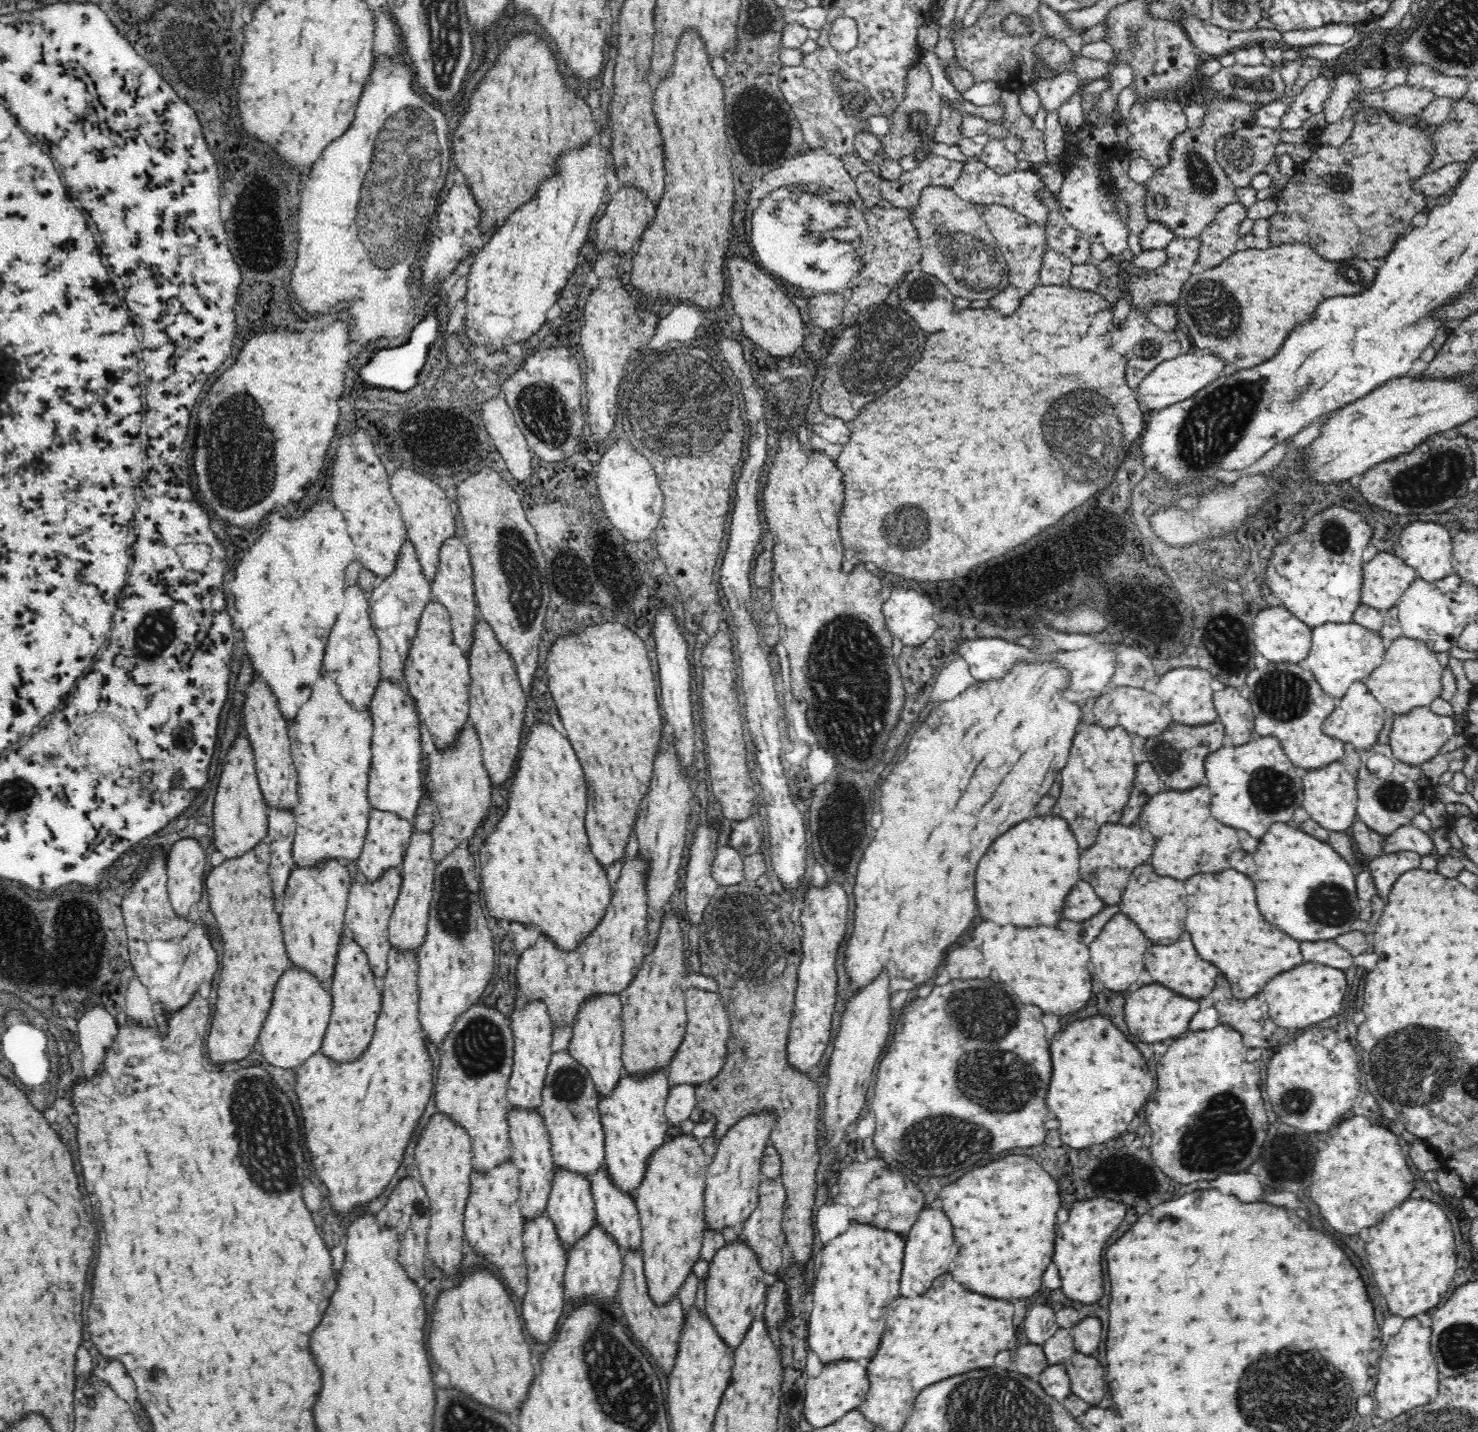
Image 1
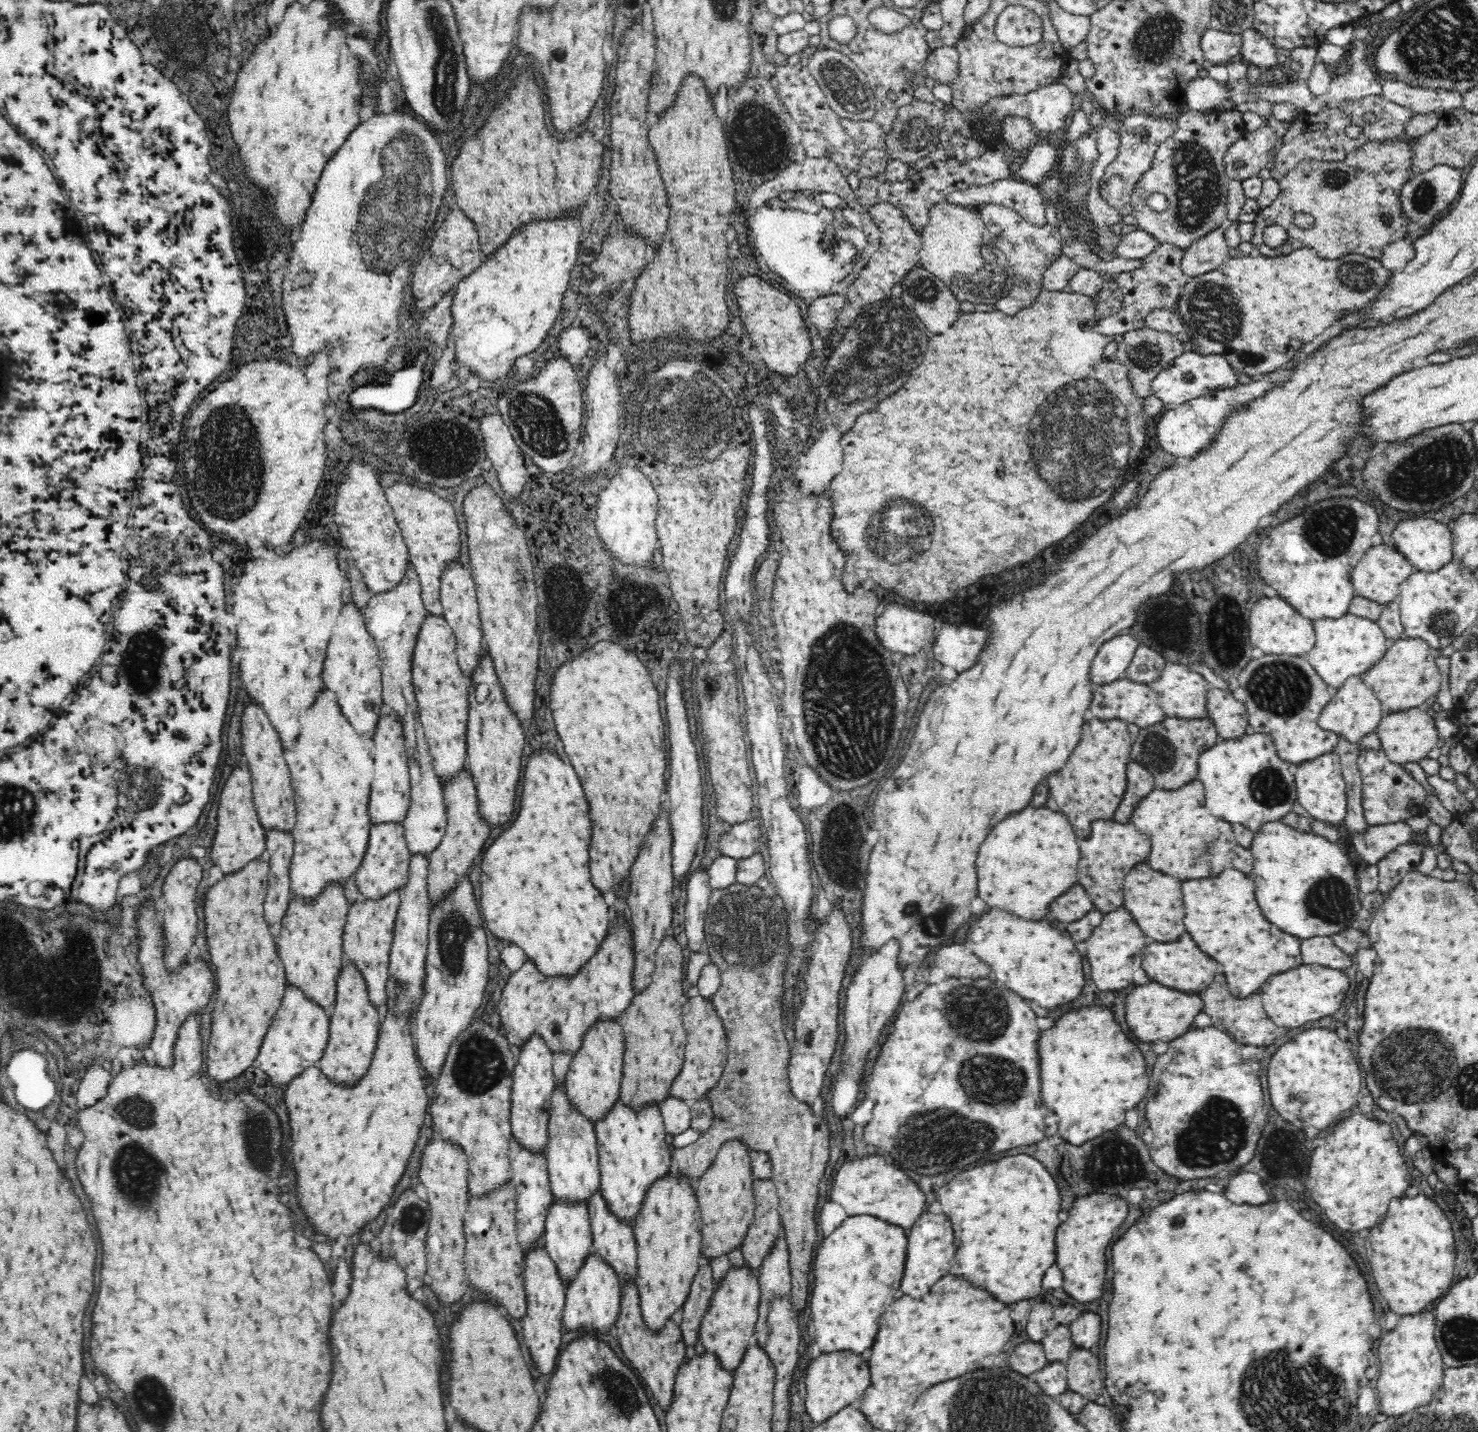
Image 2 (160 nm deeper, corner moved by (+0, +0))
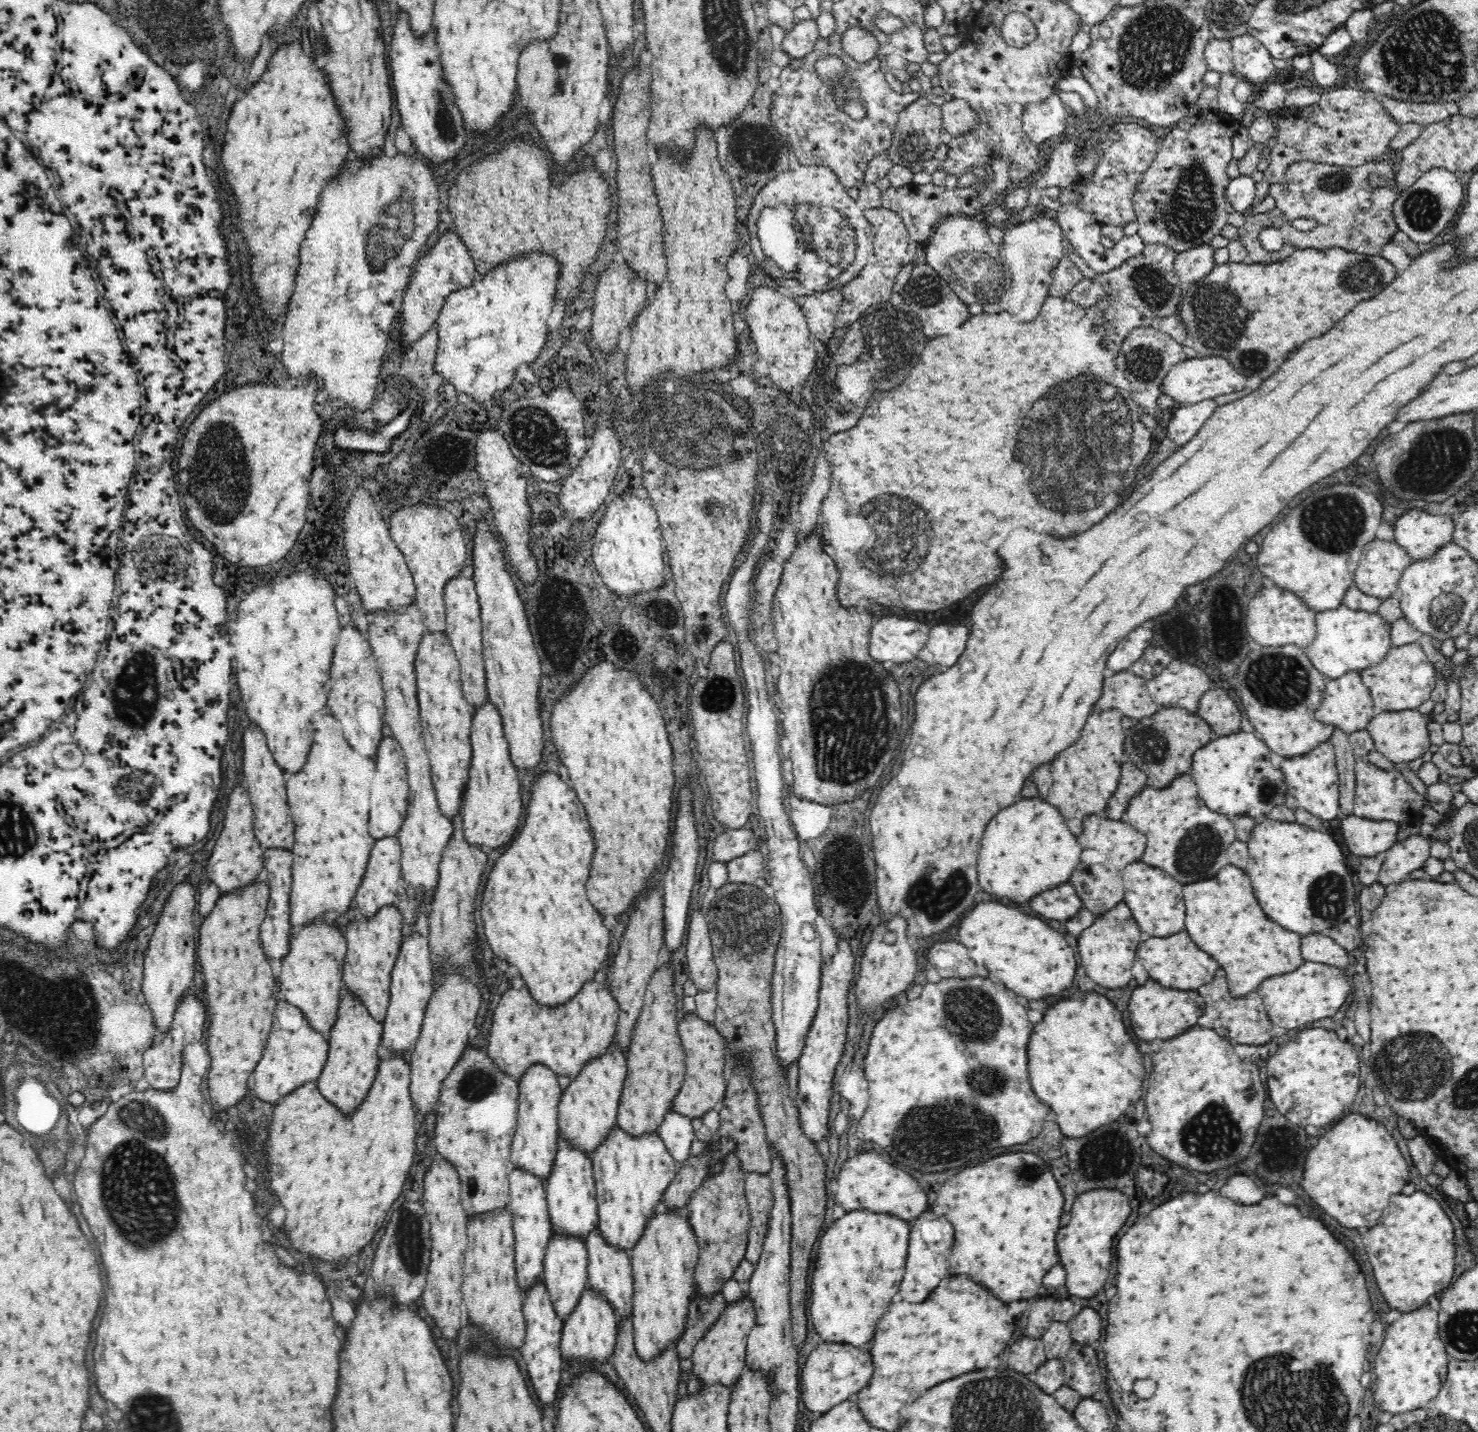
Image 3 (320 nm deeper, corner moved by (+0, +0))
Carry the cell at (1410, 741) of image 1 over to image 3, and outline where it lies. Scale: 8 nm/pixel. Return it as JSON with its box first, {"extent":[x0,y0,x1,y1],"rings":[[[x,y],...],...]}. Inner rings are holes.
{"extent":[1366,708,1432,764],"rings":[[[1416,708],[1375,714],[1366,730],[1374,742],[1374,749],[1393,764],[1408,763],[1421,758],[1425,752],[1430,750],[1430,746],[1432,746],[1429,733],[1430,729],[1428,729],[1428,716],[1424,716]]]}

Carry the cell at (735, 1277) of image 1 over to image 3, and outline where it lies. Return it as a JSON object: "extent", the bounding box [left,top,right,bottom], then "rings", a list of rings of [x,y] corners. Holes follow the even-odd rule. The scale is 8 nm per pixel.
{"extent":[690,1290,756,1386],"rings":[[[744,1290],[742,1298],[725,1304],[720,1316],[717,1316],[717,1319],[700,1337],[690,1357],[692,1360],[691,1374],[697,1376],[701,1383],[718,1381],[728,1386],[733,1385],[746,1365],[748,1335],[755,1326],[756,1307],[751,1296]]]}

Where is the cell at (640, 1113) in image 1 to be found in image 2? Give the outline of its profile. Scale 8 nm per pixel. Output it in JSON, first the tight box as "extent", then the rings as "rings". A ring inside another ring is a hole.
{"extent":[595,1099,674,1222],"rings":[[[619,1099],[595,1122],[595,1129],[602,1195],[620,1219],[633,1222],[646,1189],[653,1180],[674,1167],[670,1137],[662,1118],[661,1105],[653,1101],[636,1108]]]}

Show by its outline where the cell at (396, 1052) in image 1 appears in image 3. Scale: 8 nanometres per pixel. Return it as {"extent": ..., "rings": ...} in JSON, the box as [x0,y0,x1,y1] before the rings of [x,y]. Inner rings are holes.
{"extent":[266,1051,421,1258],"rings":[[[388,1051],[378,1061],[366,1098],[352,1114],[344,1114],[336,1104],[326,1100],[314,1080],[307,1080],[276,1104],[270,1140],[266,1144],[270,1154],[270,1180],[272,1190],[288,1210],[284,1228],[298,1250],[312,1252],[320,1258],[348,1258],[372,1241],[386,1220],[388,1210],[402,1192],[416,1154],[421,1121],[412,1097],[411,1072],[404,1052]]]}

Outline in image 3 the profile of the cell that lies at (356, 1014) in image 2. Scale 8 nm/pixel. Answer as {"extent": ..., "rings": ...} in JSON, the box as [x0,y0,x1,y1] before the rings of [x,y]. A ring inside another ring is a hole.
{"extent":[318,988,383,1112],"rings":[[[343,988],[339,996],[336,1021],[332,1025],[329,1037],[329,1051],[324,1070],[318,1078],[318,1088],[324,1096],[336,1102],[338,1108],[350,1112],[366,1096],[378,1064],[378,1044],[383,1038],[383,1024],[368,1012],[362,999],[354,991]]]}

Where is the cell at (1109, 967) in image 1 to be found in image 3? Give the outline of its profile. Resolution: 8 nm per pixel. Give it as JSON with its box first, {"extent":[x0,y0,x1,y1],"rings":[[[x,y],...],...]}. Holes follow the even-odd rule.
{"extent":[1080,902,1142,990],"rings":[[[1120,902],[1112,910],[1107,910],[1106,914],[1098,916],[1096,926],[1086,930],[1086,934],[1080,938],[1082,964],[1084,964],[1086,972],[1088,972],[1088,976],[1096,984],[1100,984],[1104,988],[1110,988],[1110,990],[1126,986],[1132,980],[1132,966],[1134,966],[1134,960],[1136,960],[1136,950],[1140,946],[1140,934],[1142,932],[1138,930],[1138,926],[1136,926],[1136,922],[1134,922],[1134,918],[1130,914],[1130,908],[1124,902]],[[1098,924],[1102,928],[1106,928],[1104,934],[1096,932]]]}

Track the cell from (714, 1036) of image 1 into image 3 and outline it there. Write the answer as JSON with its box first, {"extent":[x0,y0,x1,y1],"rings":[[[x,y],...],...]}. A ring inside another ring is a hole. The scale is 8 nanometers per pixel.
{"extent":[671,1011,727,1120],"rings":[[[698,1011],[684,1013],[680,1020],[679,1035],[686,1055],[685,1077],[671,1108],[692,1120],[702,1118],[706,1112],[717,1109],[725,1098],[727,1089],[727,1066],[724,1038],[714,1024],[704,1020]]]}

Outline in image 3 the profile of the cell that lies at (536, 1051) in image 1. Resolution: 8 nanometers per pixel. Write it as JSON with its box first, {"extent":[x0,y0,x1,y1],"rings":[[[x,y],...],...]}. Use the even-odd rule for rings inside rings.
{"extent":[511,1063,562,1180],"rings":[[[546,1063],[528,1065],[519,1078],[517,1127],[511,1146],[512,1167],[527,1169],[545,1180],[557,1151],[559,1102],[562,1090],[557,1074]]]}

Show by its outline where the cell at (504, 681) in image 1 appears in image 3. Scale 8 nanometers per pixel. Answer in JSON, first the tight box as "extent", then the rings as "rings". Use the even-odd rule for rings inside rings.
{"extent":[462,696,522,850],"rings":[[[488,696],[475,708],[470,729],[471,761],[468,769],[468,782],[465,784],[465,792],[462,798],[464,819],[464,833],[472,844],[482,845],[486,850],[496,849],[512,840],[514,832],[518,830],[520,818],[522,818],[522,794],[520,794],[520,776],[518,767],[512,761],[510,741],[504,732],[504,721],[499,708]]]}

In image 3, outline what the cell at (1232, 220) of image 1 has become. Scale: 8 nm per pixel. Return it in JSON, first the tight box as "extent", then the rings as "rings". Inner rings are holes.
{"extent":[1173,243,1216,285],"rings":[[[1206,243],[1179,252],[1173,265],[1174,272],[1183,285],[1202,280],[1216,266],[1214,246]]]}

